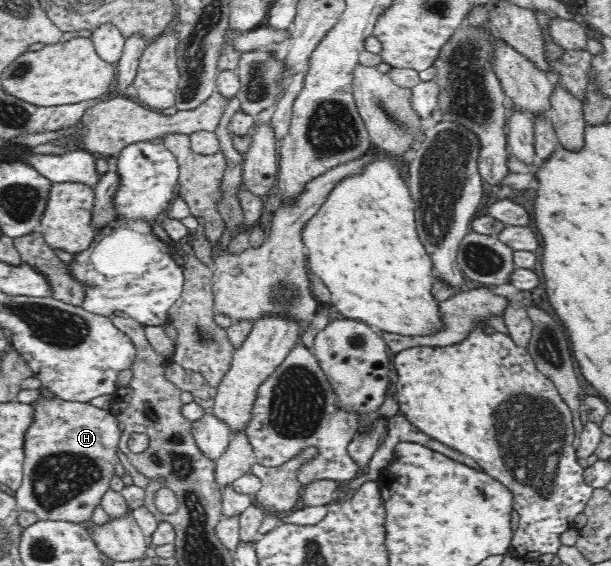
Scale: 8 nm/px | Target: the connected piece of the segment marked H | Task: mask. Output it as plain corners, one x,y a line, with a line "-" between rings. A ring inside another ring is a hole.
40,397
29,405
33,407
33,420
23,440
23,476
16,490
17,505
22,511
33,511
38,519
88,525
95,506
110,488
109,480
118,462
117,449
122,436
118,418
110,410
97,408
90,402
69,402
59,397

